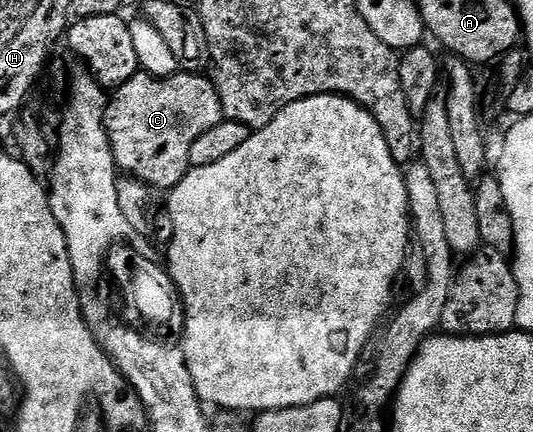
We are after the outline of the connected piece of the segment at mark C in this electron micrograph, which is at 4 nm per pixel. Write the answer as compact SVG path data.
M139 72L134 78L127 80L127 84L118 86L116 90L112 91L111 97L105 103L104 115L105 131L109 137L109 151L113 153L118 171L124 172L141 183L145 183L149 188L158 186L162 192L168 192L181 183L183 176L191 169L189 164L189 149L191 148L191 144L195 144L195 140L199 140L199 136L203 136L203 132L207 132L207 128L215 128L215 124L219 124L223 120L221 101L217 96L217 89L213 87L212 81L205 74L187 74L184 72L175 73L170 78L152 78L147 73Z

